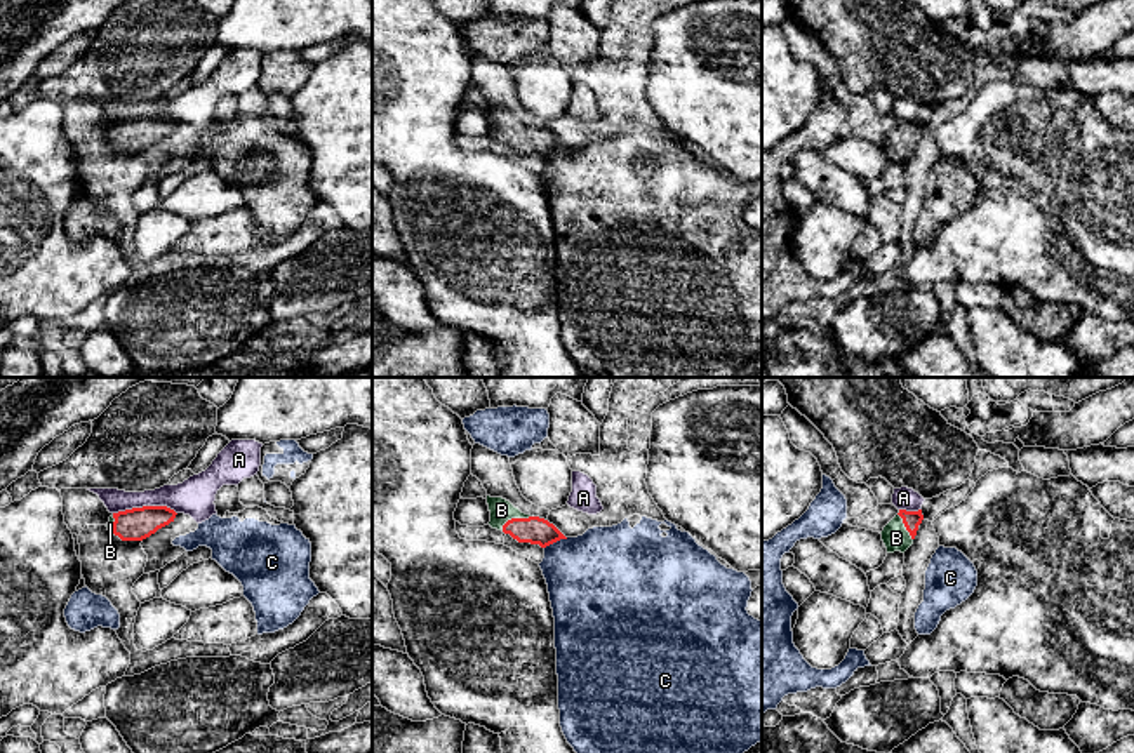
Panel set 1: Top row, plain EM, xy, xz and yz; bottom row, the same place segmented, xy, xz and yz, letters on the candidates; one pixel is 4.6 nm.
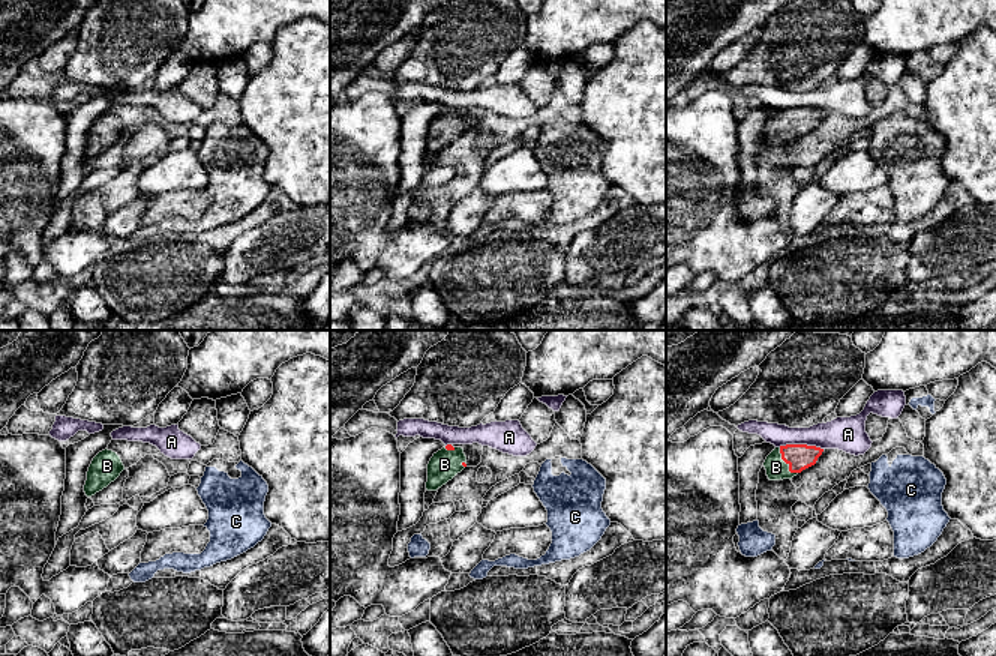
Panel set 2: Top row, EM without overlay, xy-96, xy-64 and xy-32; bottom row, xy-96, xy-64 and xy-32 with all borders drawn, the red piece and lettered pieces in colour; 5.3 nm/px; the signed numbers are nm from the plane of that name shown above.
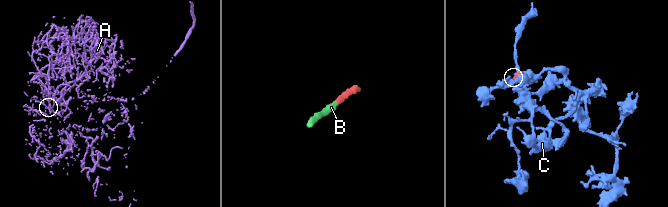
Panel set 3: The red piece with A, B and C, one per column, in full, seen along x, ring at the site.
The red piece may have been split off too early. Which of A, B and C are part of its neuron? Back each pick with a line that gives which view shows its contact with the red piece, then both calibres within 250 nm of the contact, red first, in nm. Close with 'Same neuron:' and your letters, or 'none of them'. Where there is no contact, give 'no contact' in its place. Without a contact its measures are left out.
B: xz | 130/110 nm
Same neuron: B

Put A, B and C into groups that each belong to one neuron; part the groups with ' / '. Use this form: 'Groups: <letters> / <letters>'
Groups: A / B / C

